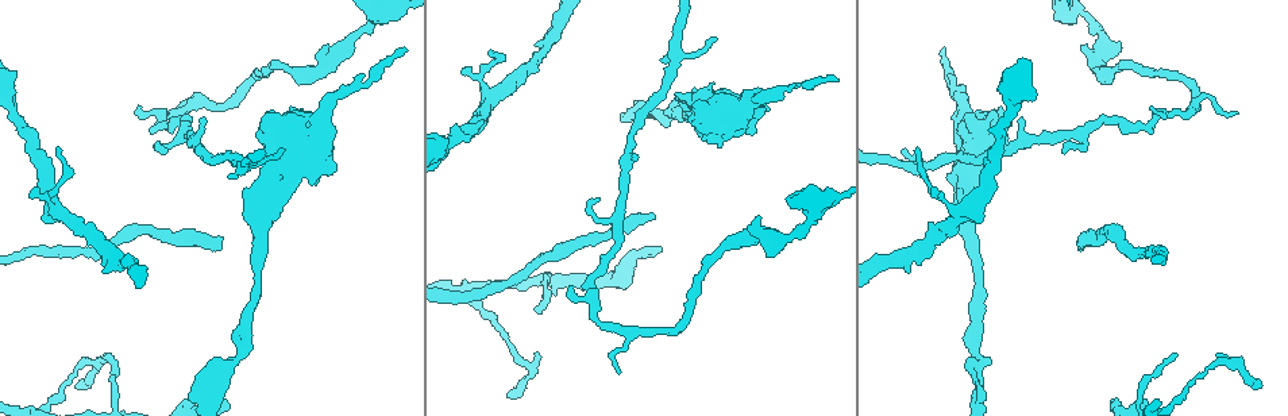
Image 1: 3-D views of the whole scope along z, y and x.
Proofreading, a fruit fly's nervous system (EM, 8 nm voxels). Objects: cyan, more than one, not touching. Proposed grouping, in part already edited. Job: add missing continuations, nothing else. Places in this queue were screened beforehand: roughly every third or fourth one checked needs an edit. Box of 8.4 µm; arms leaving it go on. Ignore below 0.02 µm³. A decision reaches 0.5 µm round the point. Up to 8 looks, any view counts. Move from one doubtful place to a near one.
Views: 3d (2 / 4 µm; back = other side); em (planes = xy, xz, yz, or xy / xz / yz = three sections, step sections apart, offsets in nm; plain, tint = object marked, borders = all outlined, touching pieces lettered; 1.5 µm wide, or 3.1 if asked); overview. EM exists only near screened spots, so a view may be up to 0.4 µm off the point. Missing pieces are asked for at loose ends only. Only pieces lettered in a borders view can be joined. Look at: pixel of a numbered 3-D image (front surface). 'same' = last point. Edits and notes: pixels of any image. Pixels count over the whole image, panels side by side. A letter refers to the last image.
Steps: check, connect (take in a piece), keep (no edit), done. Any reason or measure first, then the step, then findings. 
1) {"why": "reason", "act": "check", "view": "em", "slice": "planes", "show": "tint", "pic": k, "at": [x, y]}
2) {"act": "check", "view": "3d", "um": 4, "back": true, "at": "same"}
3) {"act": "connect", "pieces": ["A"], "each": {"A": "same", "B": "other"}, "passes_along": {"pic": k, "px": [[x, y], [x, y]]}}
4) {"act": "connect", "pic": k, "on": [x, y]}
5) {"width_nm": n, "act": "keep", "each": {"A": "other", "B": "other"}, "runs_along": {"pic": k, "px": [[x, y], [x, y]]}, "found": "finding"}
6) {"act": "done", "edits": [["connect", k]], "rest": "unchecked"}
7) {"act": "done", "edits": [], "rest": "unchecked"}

{"why": "free end", "act": "check", "view": "3d", "um": 4, "pic": 1, "at": [1237, 112]}

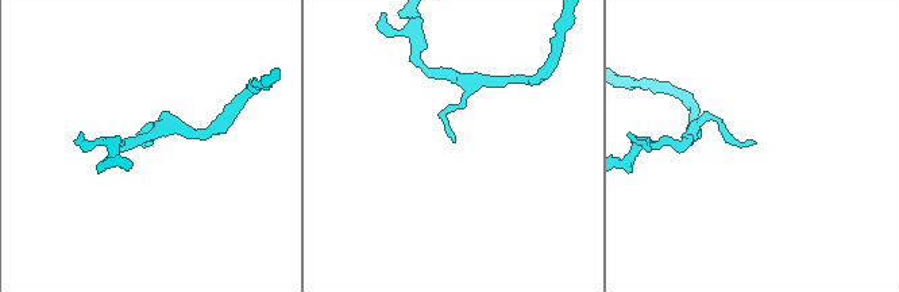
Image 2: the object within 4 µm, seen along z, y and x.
{"act": "check", "view": "em", "slice": "planes", "show": "plain", "pic": 2, "at": [454, 138]}

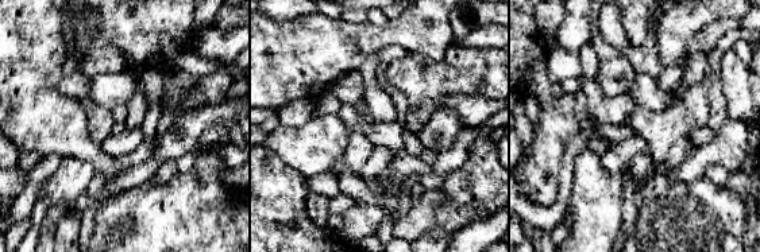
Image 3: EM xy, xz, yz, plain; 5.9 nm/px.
{"act": "check", "view": "em", "slice": "planes", "show": "borders", "at": "same"}

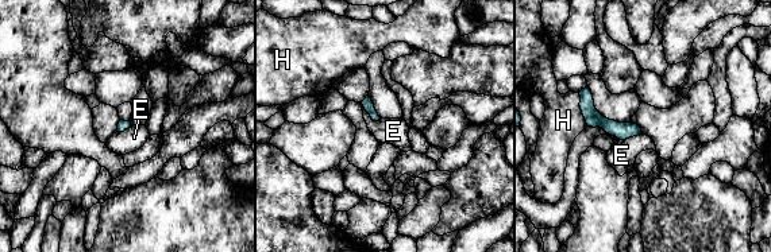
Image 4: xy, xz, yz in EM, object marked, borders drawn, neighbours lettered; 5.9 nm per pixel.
{"act": "keep", "each": {"E": "other", "H": "other"}, "runs_along": {"pic": 4, "px": [[583, 93], [601, 121], [637, 131]]}, "found": "none of them fits"}

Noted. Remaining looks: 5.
{"why": "free end", "act": "check", "view": "3d", "um": 4, "pic": 1, "at": [1082, 237]}

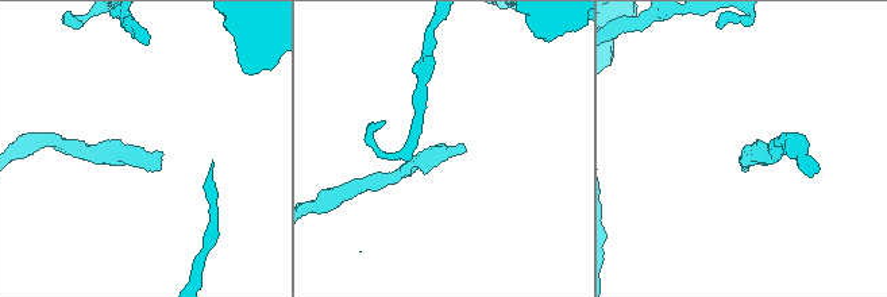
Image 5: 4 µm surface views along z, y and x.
{"why": "now the EM", "act": "check", "view": "em", "slice": "xz", "step": 8, "show": "borders", "pic": 5, "at": [461, 153]}

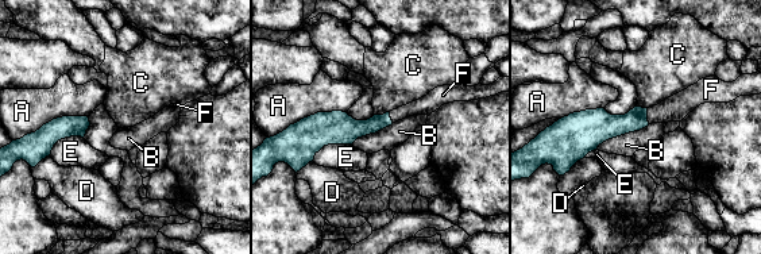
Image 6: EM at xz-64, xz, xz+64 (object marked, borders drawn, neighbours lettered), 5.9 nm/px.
{"longest_contact_nm": ["A", 360], "act": "connect", "pieces": ["F"], "each": {"A": "other", "B": "other", "C": "other", "D": "other", "E": "other", "F": "same"}, "passes_along": {"pic": 6, "px": [[606, 126], [646, 116], [675, 108]]}, "found": "it goes on there"}

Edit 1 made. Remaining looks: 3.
{"act": "check", "view": "overview"}

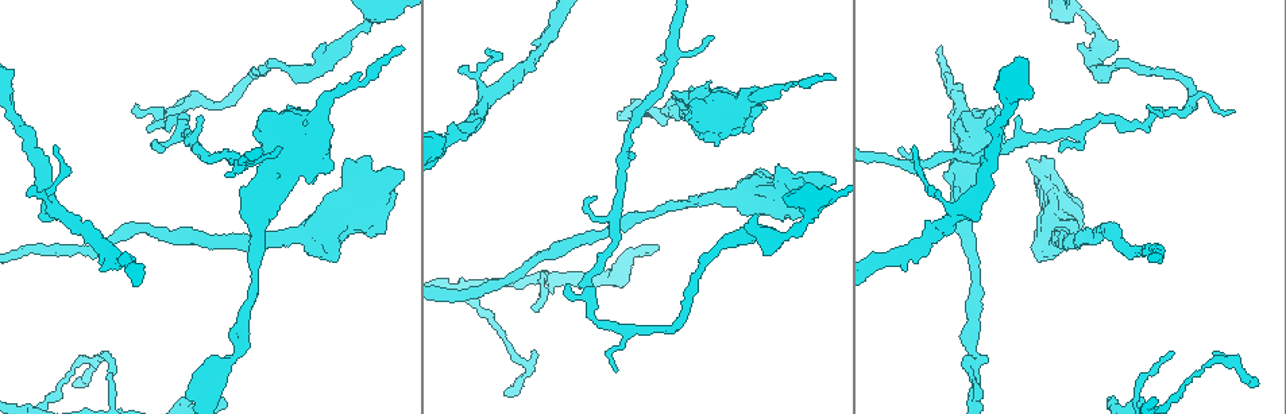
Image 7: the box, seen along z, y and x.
{"act": "check", "view": "em", "slice": "yz", "step": 8, "show": "borders", "pic": 7, "at": [934, 195]}

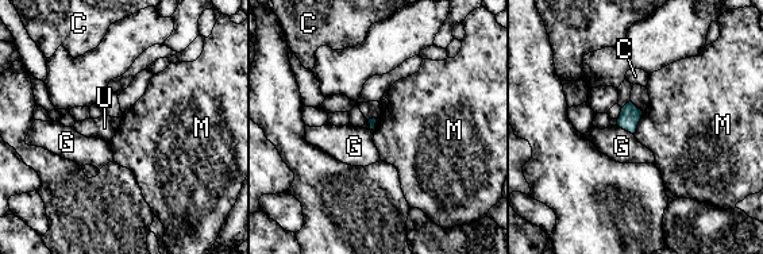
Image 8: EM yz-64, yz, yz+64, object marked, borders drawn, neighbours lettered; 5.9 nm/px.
{"act": "check", "view": "em", "slice": "xy", "step": 8, "show": "borders", "at": "same"}

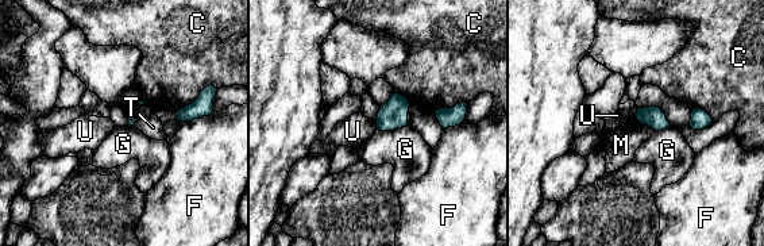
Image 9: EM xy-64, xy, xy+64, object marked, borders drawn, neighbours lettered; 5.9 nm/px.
{"act": "keep", "each": {"C": "other", "F": "other", "G": "other", "M": "other", "T": "other", "U": "other"}, "border": {"pic": 9, "px": [[635, 118], [655, 130]]}, "found": "no lettered piece goes on from it"}

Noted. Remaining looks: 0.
{"act": "done", "edits": [["connect", 6]], "rest": "unchecked"}

